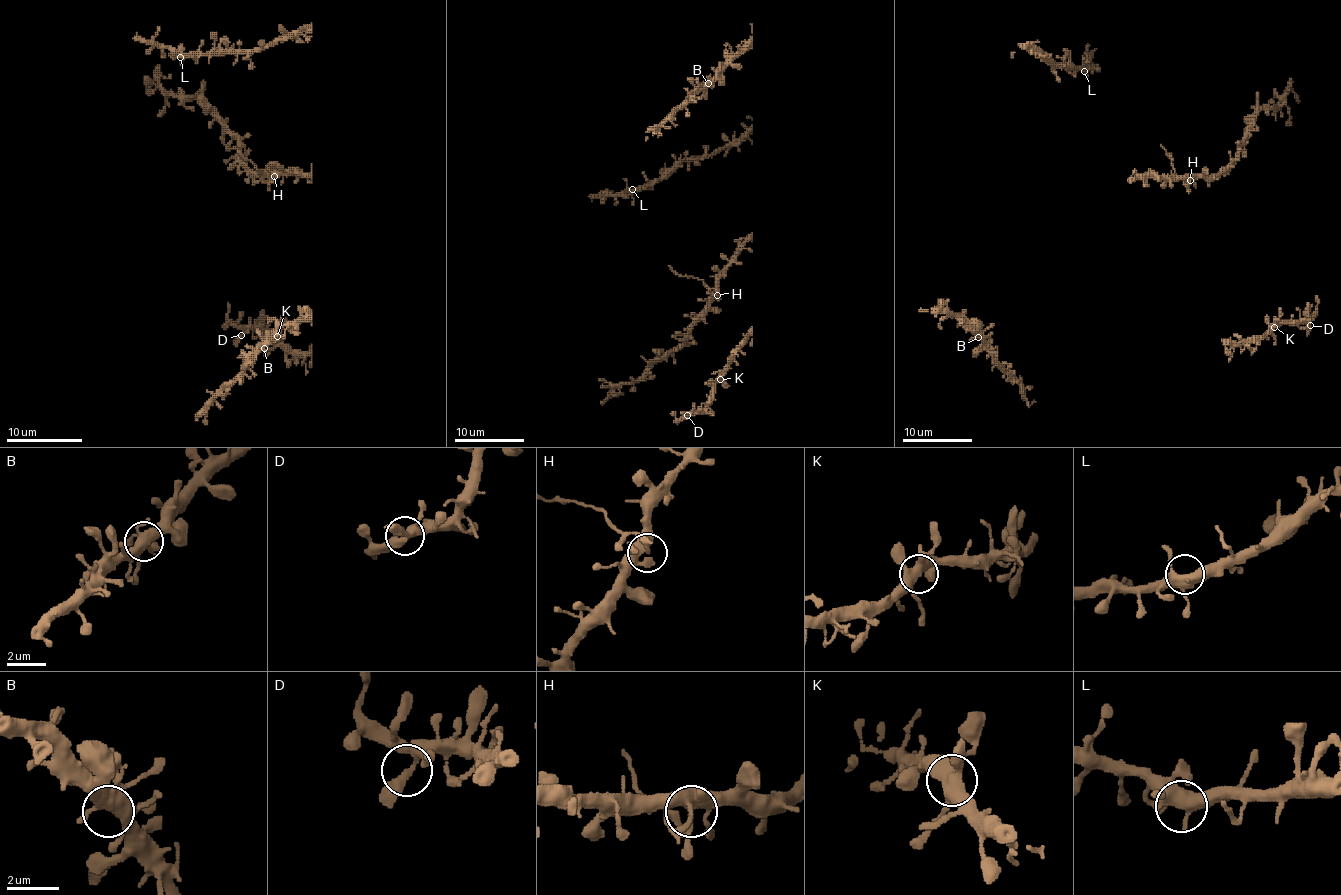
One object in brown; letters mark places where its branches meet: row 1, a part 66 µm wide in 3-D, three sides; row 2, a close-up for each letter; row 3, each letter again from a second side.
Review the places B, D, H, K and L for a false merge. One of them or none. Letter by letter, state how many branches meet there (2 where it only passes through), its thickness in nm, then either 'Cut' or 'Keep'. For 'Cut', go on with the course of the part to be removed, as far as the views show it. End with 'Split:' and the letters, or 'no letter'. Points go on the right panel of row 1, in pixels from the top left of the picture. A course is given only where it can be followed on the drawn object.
B: Branches: 7. Thickness 460 nm. Keep
D: Branches: 4. Thickness 260 nm. Keep
H: Branches: 6. Thickness 300 nm. Cut. Course of the part to remove: (1190, 179), (1187, 184), (1183, 183), (1175, 172), (1171, 155), (1161, 144)
K: Branches: 5. Thickness 440 nm. Keep
L: Branches: 5. Thickness 500 nm. Keep
Split: H

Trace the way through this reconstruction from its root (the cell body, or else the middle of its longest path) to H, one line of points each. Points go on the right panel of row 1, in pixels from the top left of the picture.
H: (1162, 179), (1190, 179)

